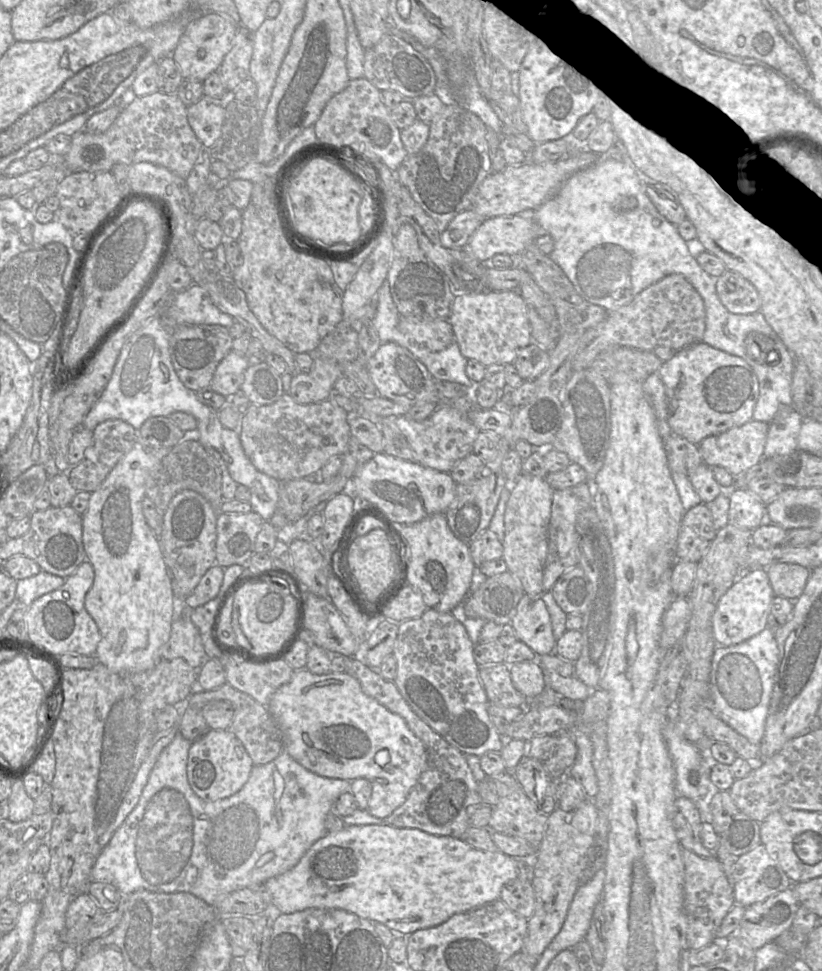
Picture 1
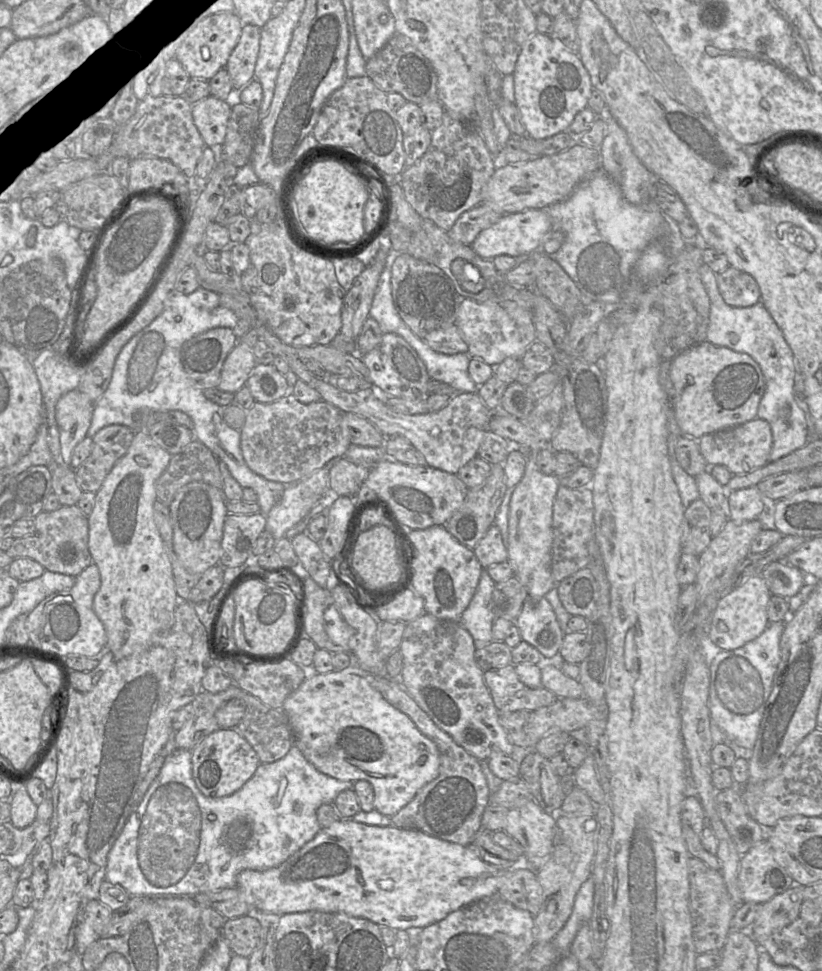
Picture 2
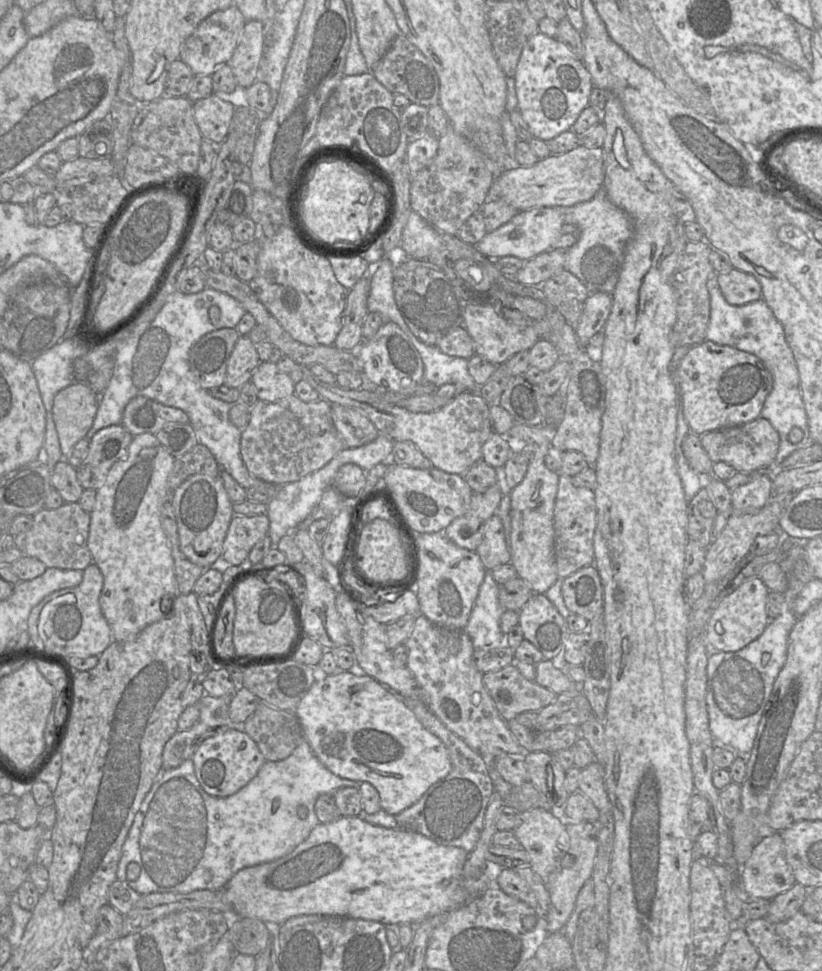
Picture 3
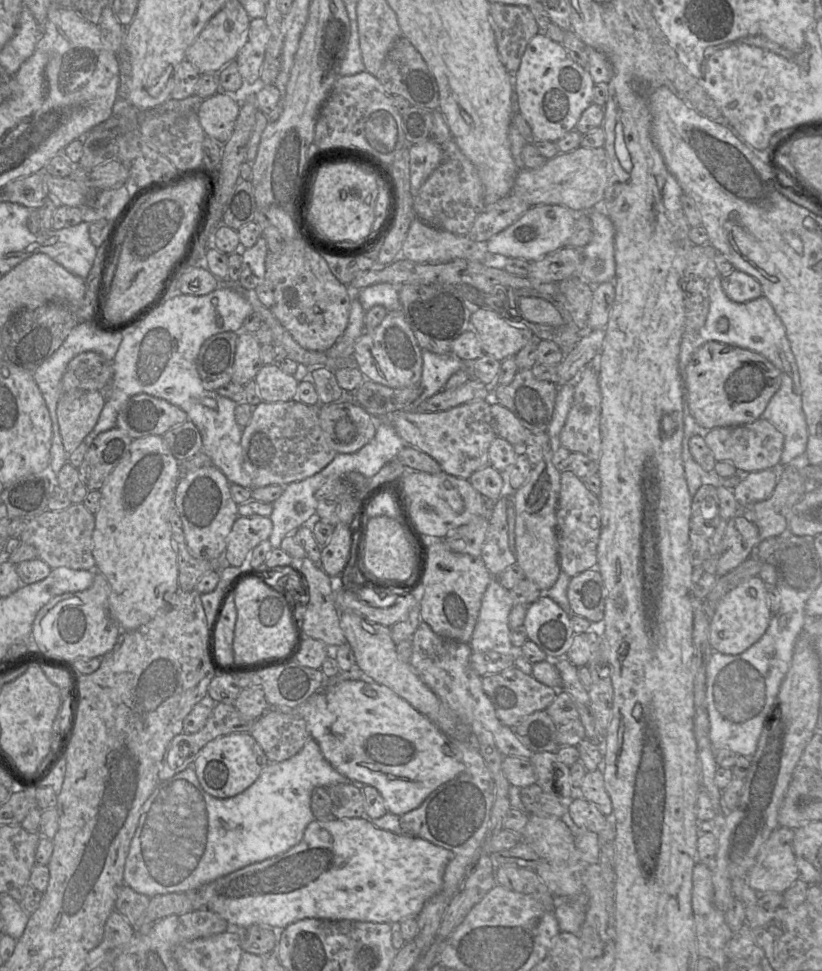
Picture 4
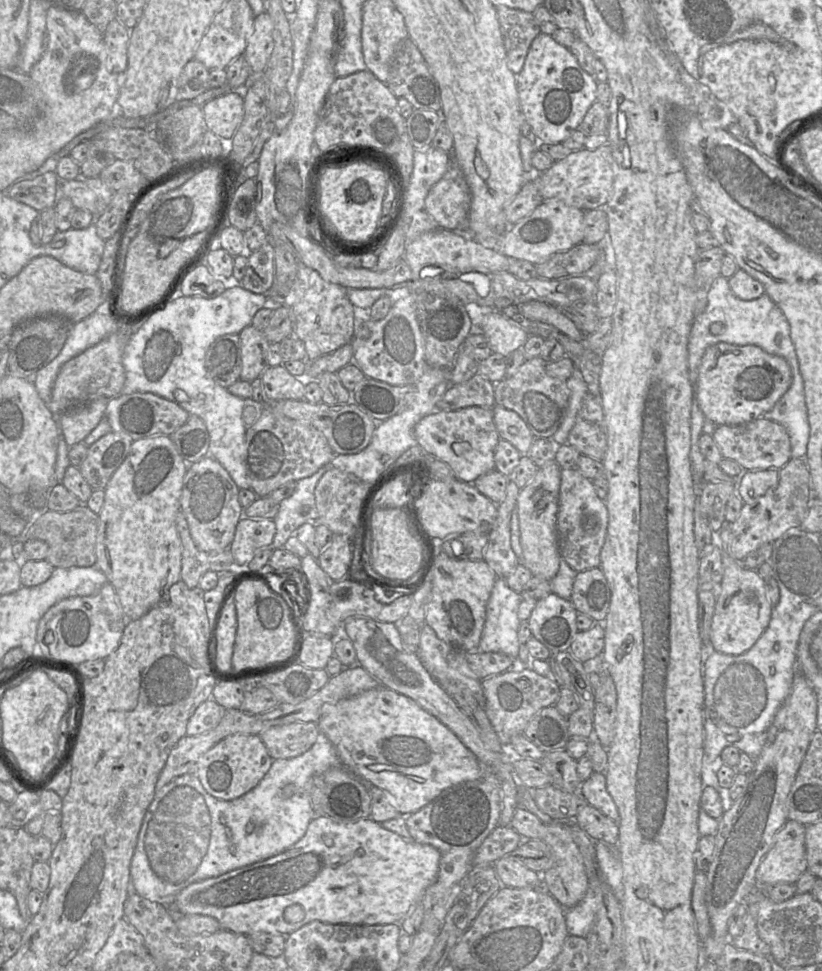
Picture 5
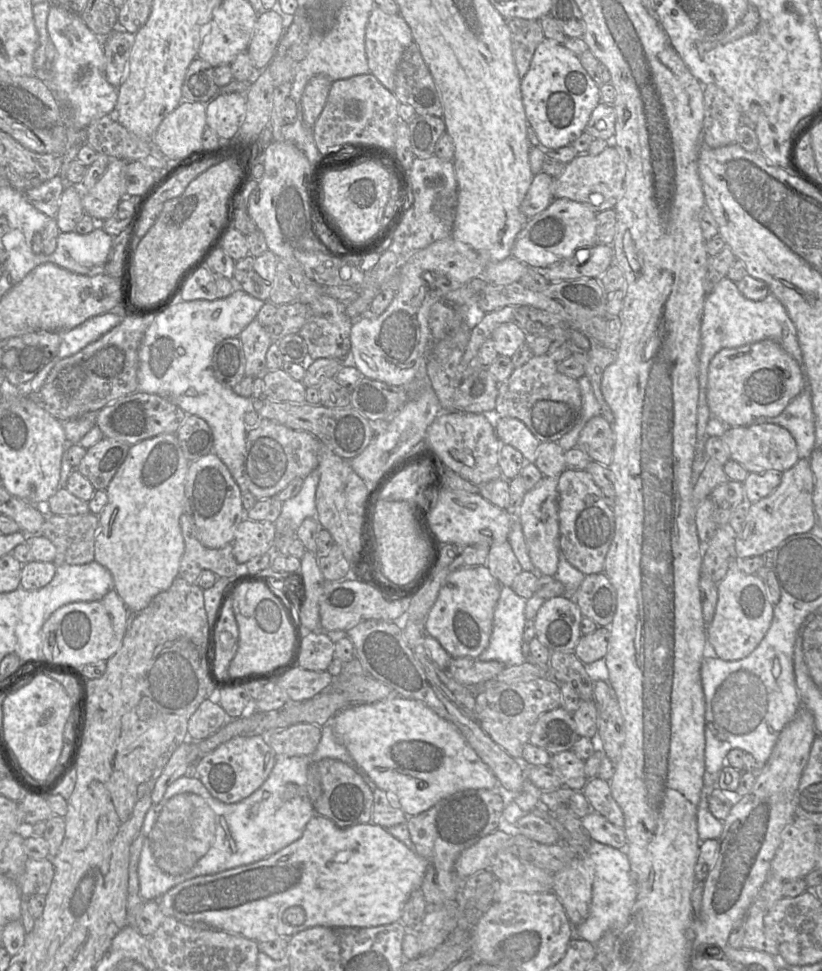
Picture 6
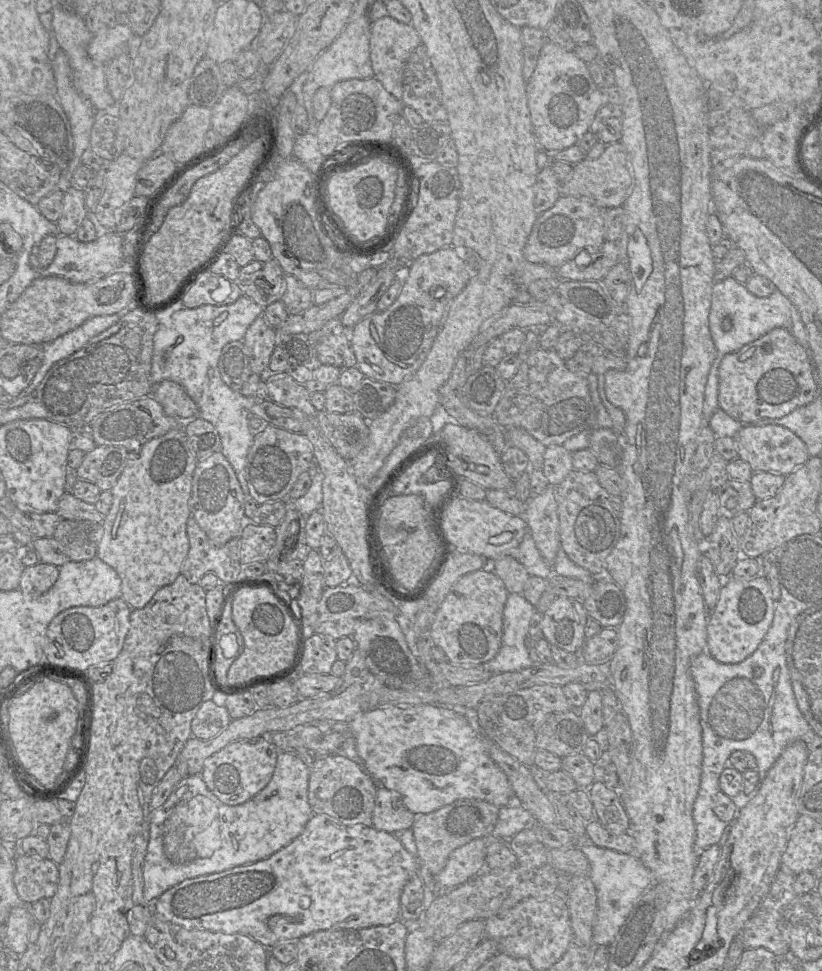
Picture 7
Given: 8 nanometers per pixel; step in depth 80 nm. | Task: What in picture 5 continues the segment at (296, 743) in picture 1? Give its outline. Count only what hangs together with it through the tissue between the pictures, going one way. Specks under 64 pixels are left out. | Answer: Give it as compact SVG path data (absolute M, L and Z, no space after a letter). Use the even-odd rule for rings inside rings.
M383 685L340 700L316 722L337 750L343 766L392 795L387 798L407 817L444 789L479 779L484 766L459 738L414 700Z

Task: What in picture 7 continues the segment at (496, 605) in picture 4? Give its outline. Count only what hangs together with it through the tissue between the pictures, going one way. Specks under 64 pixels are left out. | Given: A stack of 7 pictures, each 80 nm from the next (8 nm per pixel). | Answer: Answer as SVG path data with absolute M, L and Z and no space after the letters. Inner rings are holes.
M508 594L503 610L501 647L493 659L482 664L485 670L498 674L520 671L534 665L524 641L535 611L535 606L521 594Z

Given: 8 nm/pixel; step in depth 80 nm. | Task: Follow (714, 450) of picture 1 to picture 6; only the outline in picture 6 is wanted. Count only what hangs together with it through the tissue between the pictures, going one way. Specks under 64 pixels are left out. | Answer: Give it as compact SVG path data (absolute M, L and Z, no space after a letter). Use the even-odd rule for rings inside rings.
M760 421L749 426L728 427L720 439L728 447L730 459L742 465L748 473L769 470L783 473L799 460L795 439L787 429L776 424Z

